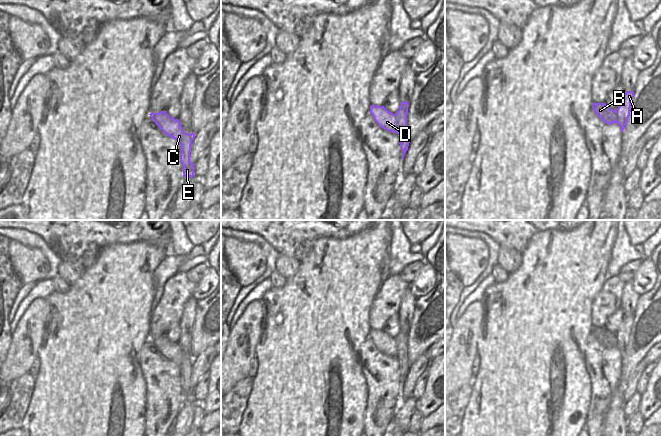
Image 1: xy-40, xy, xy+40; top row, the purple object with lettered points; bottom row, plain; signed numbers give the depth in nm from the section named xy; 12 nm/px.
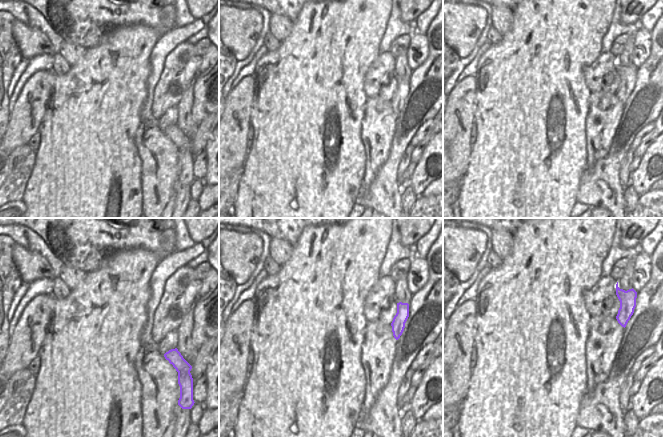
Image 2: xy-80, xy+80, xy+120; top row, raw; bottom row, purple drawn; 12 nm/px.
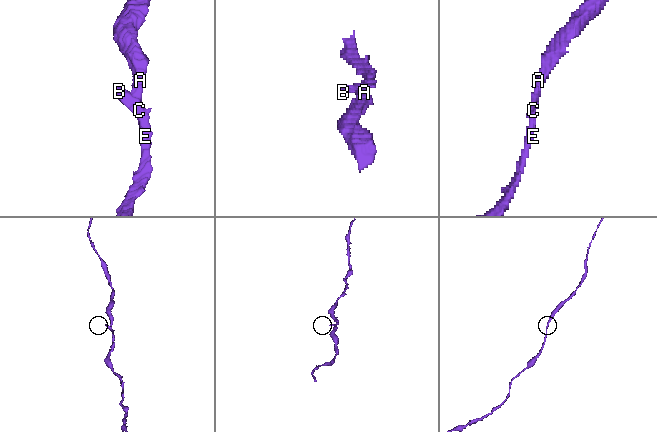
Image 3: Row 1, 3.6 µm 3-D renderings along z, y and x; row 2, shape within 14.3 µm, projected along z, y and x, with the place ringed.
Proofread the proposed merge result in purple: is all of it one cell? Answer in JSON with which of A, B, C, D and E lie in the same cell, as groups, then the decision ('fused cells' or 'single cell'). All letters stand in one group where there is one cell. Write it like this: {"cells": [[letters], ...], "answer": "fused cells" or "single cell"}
{"cells": [["A", "B", "C", "D", "E"]], "answer": "single cell"}

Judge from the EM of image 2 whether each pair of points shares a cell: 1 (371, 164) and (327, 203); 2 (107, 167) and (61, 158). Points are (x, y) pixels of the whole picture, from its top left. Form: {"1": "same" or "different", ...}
{"1": "different", "2": "same"}

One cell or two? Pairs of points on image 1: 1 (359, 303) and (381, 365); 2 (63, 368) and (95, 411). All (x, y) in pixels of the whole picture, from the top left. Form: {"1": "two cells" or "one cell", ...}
{"1": "two cells", "2": "one cell"}

